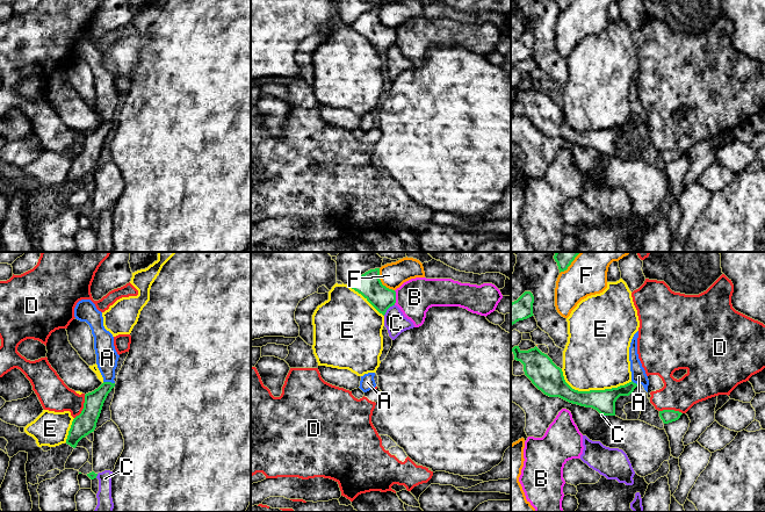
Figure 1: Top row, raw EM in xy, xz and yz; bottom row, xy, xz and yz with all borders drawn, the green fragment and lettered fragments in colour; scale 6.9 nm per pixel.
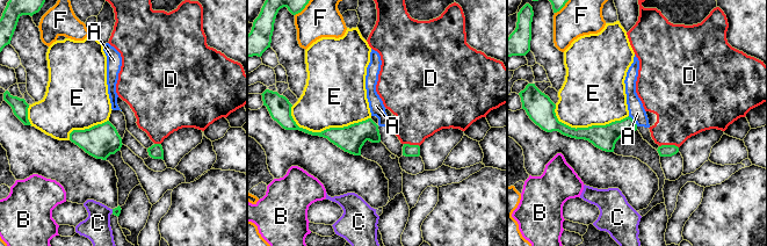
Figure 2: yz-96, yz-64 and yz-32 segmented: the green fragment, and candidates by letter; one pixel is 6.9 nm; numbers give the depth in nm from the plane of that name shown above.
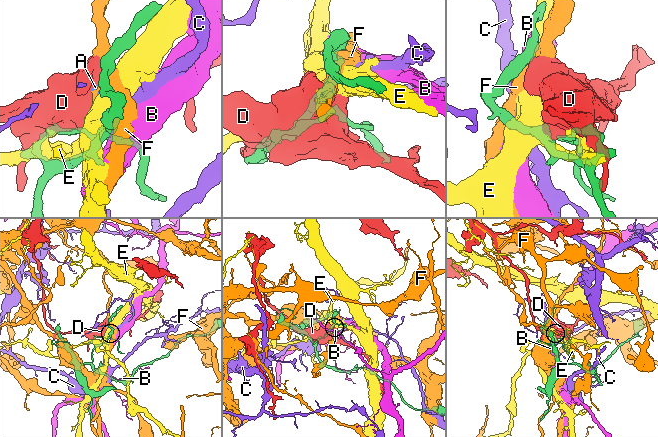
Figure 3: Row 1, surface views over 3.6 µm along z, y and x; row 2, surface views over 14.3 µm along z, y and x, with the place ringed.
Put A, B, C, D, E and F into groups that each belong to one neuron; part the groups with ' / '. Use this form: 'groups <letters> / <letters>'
groups A / B / C / D / E / F

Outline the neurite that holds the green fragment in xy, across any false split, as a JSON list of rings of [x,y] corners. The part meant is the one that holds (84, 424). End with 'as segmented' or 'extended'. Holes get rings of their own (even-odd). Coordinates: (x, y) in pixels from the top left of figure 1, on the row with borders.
[[[103,382],[98,389],[85,395],[84,409],[71,425],[66,444],[75,448],[78,442],[94,432],[103,403],[115,383]]]; as segmented

